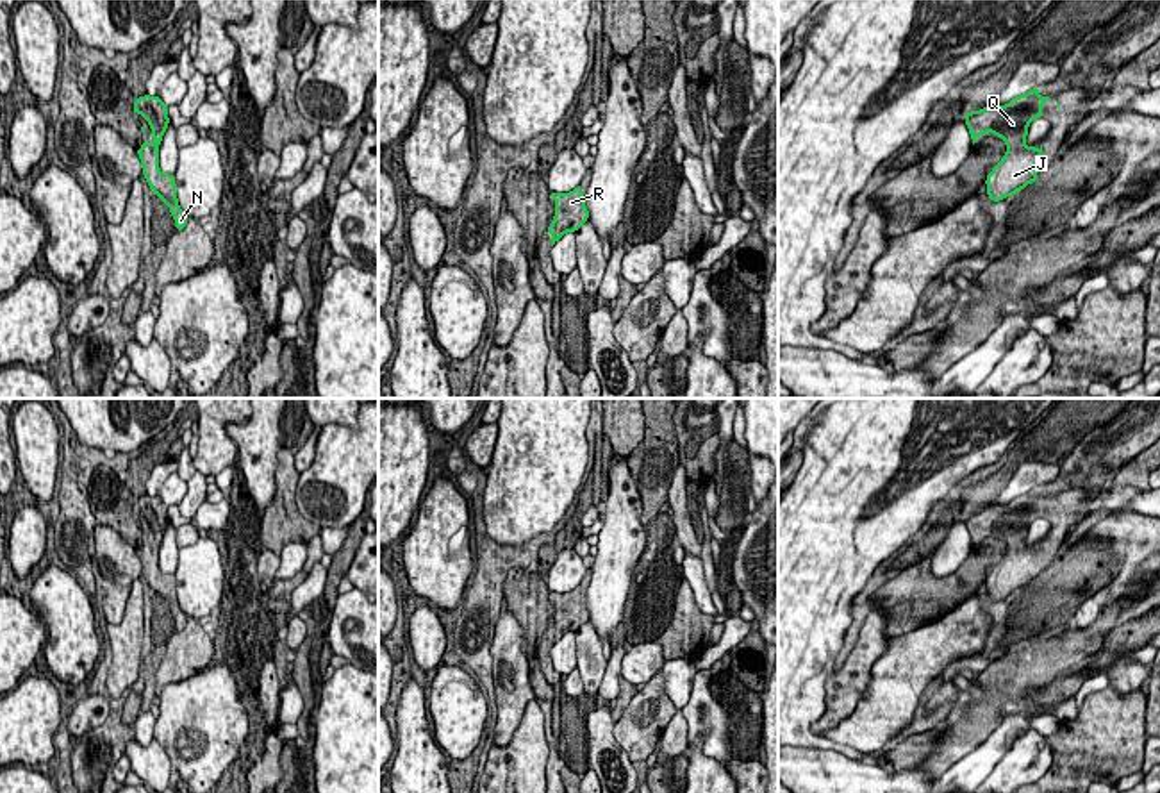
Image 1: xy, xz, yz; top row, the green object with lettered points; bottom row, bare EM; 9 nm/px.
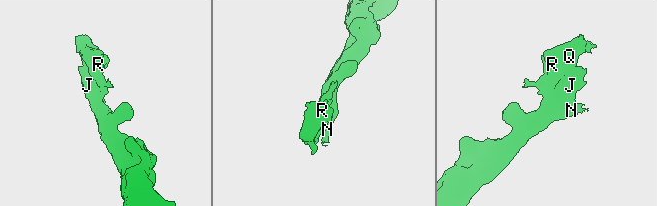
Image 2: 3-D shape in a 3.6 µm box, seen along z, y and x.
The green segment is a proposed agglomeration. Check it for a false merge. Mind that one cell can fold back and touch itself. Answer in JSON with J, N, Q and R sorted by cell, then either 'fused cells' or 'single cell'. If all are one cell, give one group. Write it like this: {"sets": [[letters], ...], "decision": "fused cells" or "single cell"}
{"sets": [["J", "N", "Q", "R"]], "decision": "single cell"}

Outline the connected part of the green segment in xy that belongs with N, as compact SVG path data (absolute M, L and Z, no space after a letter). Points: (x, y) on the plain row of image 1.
M143 495L134 500L132 513L139 513L150 523L152 539L155 541L153 545L150 541L143 541L137 548L137 555L141 559L143 577L146 579L152 593L170 607L175 620L175 630L184 630L187 616L178 605L175 575L162 573L159 568L159 545L170 525L166 511L168 505L161 500L161 497Z

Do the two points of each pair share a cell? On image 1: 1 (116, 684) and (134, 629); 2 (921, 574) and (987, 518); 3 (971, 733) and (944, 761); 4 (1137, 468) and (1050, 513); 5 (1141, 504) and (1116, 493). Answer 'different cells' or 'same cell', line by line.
1: same cell
2: different cells
3: same cell
4: different cells
5: same cell

